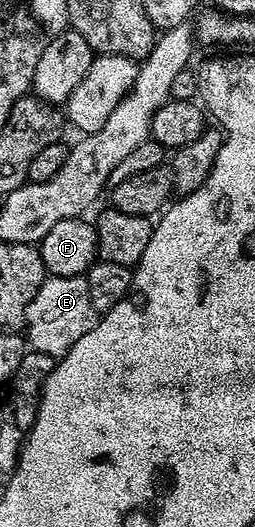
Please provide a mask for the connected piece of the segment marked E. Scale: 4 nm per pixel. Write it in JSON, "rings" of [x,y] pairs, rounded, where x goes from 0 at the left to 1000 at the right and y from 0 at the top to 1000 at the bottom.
{"rings":[[[204,522],[173,529],[161,548],[114,571],[98,607],[98,641],[118,664],[192,670],[239,677],[380,611],[380,592],[365,586],[365,571],[349,571],[349,541],[318,522],[286,526],[224,526]]]}

